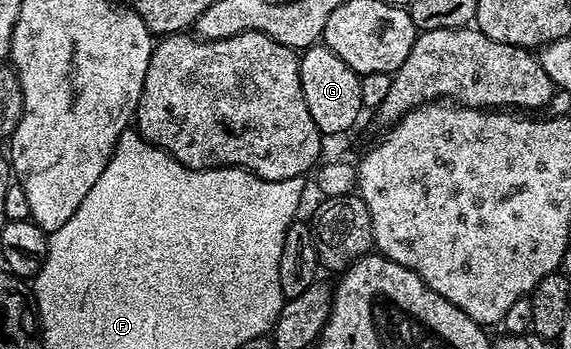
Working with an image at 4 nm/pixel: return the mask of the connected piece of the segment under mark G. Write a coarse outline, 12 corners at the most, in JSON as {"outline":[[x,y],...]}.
{"outline":[[321,42],[305,49],[300,82],[326,138],[364,112],[362,77]]}

